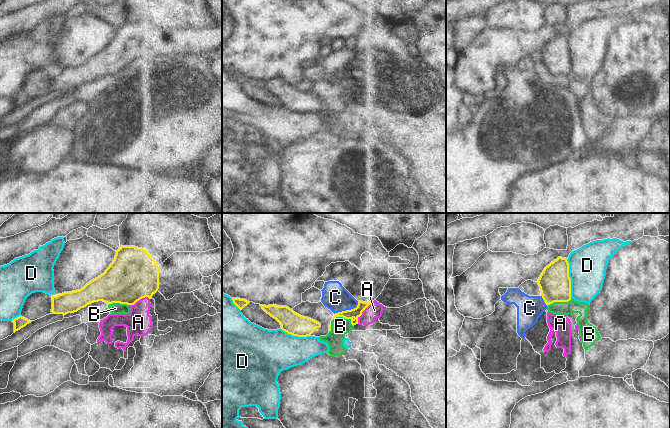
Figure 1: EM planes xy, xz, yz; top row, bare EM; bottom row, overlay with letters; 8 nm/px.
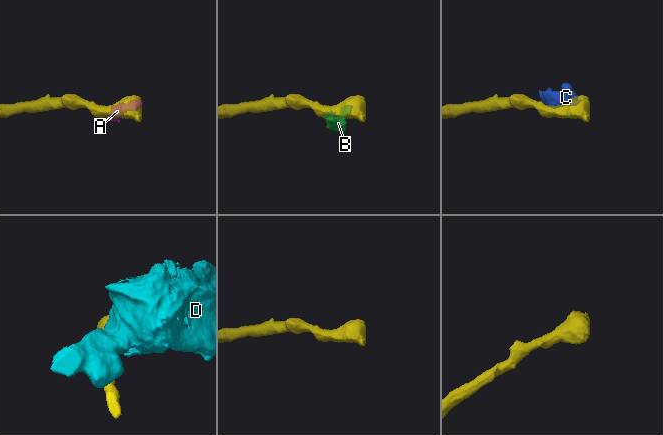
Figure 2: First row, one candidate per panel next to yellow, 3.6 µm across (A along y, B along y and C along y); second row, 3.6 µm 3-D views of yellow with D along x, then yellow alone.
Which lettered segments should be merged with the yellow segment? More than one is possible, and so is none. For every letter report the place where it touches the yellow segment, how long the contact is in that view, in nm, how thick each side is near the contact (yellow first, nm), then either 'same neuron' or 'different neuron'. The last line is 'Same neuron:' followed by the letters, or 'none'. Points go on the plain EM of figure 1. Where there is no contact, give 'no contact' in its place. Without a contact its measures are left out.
A: xz (362, 87) | 220 nm | 80/120 nm | different neuron
B: xz (344, 93) | 180 nm | 80/150 nm | different neuron
C: xz (347, 86) | 220 nm | 80/220 nm | different neuron
D: yz (569, 54) | 320 nm | 260/300 nm | different neuron
Same neuron: none

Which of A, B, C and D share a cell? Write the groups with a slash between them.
A C / B / D

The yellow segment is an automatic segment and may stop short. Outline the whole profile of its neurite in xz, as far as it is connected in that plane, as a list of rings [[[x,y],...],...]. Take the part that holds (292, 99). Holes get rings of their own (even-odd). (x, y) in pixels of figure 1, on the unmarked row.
[[[274,80],[260,82],[267,90],[280,99],[283,107],[293,112],[307,113],[310,112],[316,104],[321,103],[319,98],[301,92],[287,82],[277,82]]]

